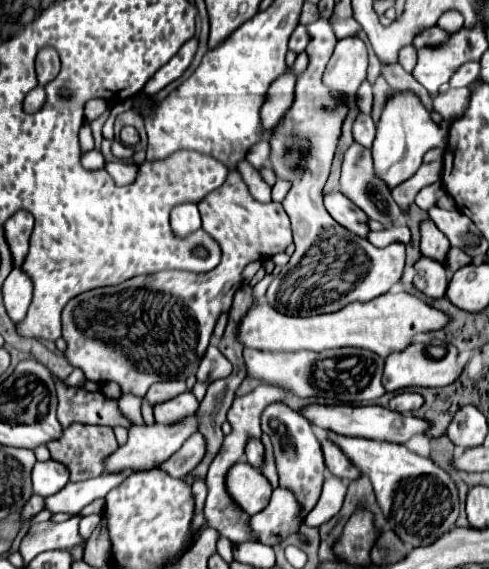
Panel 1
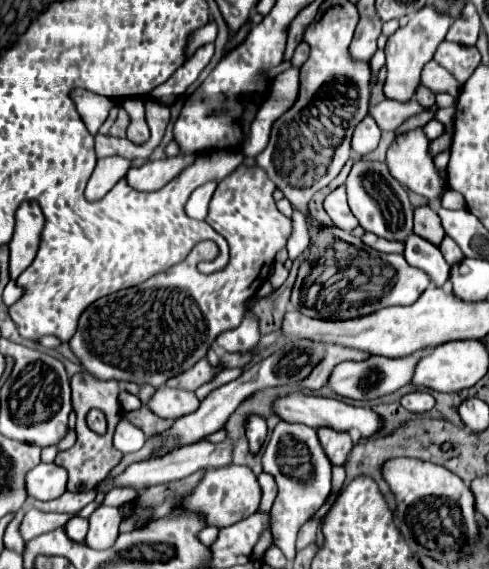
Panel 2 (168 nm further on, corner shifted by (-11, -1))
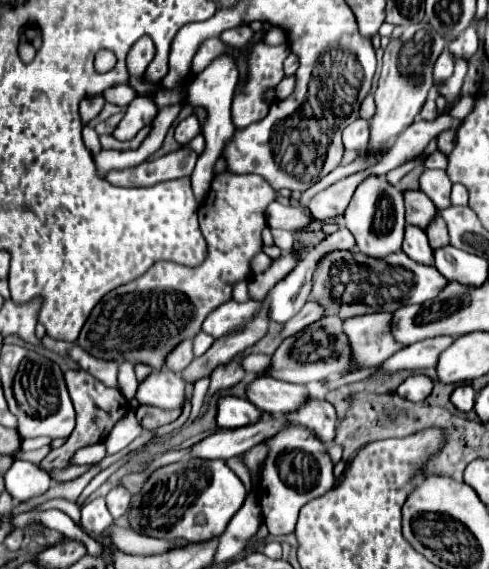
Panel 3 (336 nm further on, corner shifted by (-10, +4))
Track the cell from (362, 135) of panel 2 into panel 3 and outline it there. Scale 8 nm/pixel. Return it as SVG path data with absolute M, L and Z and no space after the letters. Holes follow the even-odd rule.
M356 119L354 123L350 123L344 131L342 131L342 141L346 149L354 149L358 153L362 153L368 145L370 139L370 129L368 129L368 121L366 119Z

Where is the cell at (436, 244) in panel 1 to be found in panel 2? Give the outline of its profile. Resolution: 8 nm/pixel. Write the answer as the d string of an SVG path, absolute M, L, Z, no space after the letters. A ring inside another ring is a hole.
M421 206L421 208L415 208L415 228L413 228L421 238L425 238L427 242L439 246L445 232L443 232L443 226L441 226L441 220L439 216L429 208L429 206Z

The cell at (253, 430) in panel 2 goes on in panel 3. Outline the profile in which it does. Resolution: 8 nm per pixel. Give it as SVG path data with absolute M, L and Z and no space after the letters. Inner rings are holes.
M220 397L218 407L216 407L216 425L224 429L238 429L244 425L250 425L258 419L260 411L248 403L246 399L240 397Z

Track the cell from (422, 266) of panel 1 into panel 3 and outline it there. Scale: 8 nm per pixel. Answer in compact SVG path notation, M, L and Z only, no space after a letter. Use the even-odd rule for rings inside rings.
M406 225L406 235L404 235L402 251L410 259L414 259L418 263L426 263L426 265L432 265L434 263L434 251L428 245L428 237L426 237L426 233L420 227Z

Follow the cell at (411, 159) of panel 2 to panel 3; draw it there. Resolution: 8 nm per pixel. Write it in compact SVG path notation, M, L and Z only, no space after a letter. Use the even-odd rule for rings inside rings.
M424 169L420 177L420 189L434 201L438 209L450 207L450 189L452 183L444 169Z

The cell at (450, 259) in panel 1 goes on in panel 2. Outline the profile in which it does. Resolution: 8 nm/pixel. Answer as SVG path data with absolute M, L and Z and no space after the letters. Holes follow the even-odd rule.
M445 236L445 240L441 242L441 246L439 246L439 250L441 250L441 254L443 254L443 258L447 260L447 264L449 266L455 266L455 264L459 264L459 260L463 258L463 252L461 252L461 248L449 238L449 236Z

